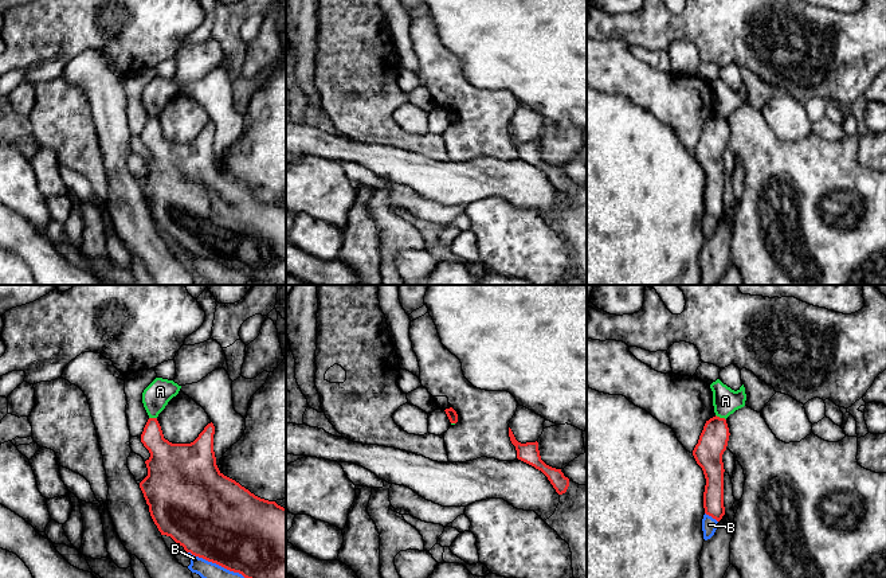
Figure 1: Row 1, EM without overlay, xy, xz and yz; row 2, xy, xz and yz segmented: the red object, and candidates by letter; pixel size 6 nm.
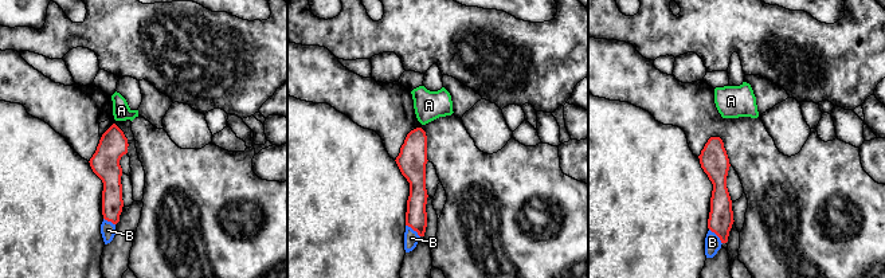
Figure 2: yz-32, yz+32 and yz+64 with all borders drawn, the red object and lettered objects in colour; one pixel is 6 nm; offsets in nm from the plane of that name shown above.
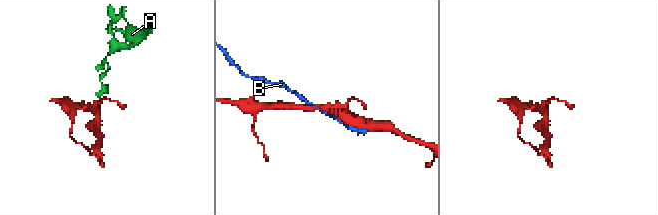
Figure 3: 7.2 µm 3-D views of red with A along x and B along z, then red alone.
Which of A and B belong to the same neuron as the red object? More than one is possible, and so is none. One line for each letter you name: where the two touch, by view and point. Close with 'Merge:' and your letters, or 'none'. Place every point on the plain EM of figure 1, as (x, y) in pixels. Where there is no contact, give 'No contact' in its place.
Merge: none

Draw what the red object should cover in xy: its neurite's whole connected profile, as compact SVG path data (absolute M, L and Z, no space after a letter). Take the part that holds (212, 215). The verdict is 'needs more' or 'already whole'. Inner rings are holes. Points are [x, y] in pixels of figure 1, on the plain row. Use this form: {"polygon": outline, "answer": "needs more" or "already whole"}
{"polygon": "M149 117L141 141L149 149L148 175L140 181L150 215L161 234L170 235L187 251L216 262L264 285L286 285L286 207L260 198L235 179L224 175L213 151L213 122L208 122L191 142L172 142L164 137L157 117Z", "answer": "already whole"}

